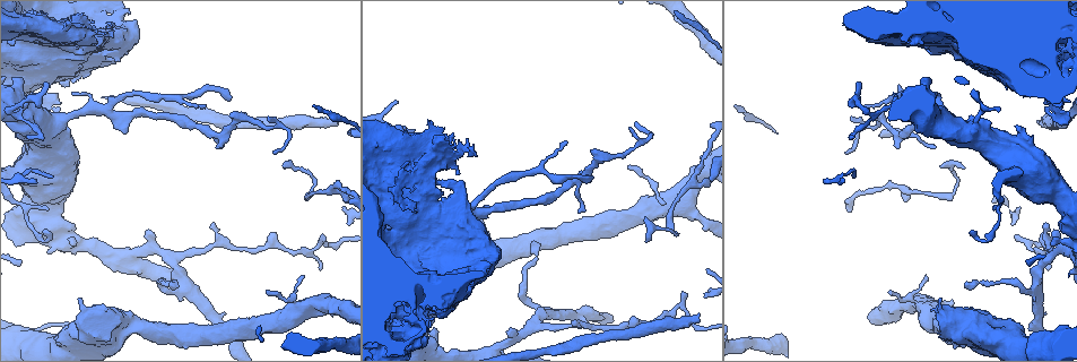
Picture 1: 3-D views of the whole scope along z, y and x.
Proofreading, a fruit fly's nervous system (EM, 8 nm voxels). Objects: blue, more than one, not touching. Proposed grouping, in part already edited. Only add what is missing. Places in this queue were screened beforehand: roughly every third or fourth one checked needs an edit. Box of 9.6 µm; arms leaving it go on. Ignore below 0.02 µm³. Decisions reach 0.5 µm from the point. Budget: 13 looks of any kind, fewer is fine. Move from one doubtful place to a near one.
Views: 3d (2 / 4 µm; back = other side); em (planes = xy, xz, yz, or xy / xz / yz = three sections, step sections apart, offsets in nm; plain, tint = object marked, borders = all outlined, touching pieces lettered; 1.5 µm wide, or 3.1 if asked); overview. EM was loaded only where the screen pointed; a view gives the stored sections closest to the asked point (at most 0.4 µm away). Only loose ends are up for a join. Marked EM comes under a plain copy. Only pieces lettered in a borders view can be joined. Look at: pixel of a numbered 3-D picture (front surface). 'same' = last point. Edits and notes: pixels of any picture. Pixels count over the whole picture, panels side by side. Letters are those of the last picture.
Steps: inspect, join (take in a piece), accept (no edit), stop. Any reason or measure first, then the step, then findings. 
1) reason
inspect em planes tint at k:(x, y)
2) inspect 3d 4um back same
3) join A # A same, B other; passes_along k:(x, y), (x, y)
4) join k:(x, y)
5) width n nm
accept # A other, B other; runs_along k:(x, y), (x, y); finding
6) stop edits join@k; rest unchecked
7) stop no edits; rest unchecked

stops while still wide
inspect em xz step 8 borders at 1:(78, 154)

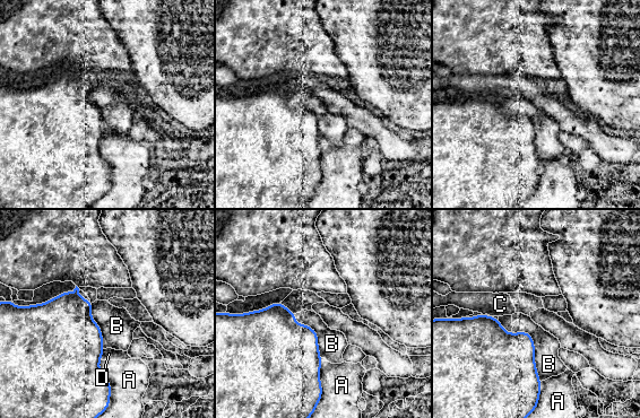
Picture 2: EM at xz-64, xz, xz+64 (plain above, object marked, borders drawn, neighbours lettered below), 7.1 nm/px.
accept # A other, B other, C other, D other; none of them fits

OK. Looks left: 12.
free end
inspect em xy step 4 tint at 1:(936, 94)

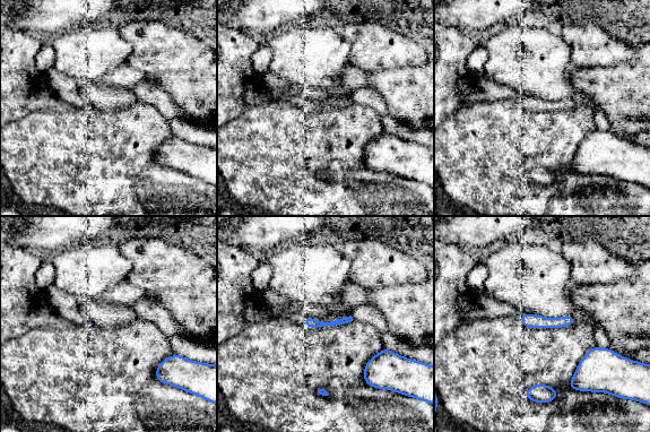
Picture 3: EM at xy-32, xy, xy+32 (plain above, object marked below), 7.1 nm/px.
another direction
inspect em planes borders same

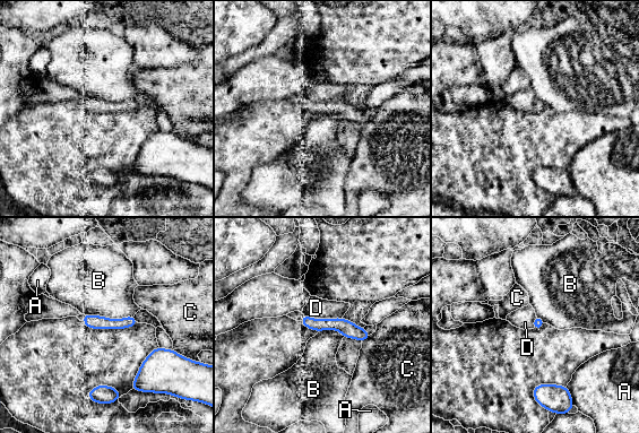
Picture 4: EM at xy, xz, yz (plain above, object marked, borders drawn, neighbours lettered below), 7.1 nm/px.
accept # A other, B other, C other, D other; border 4:(84, 313), (114, 319), (134, 315); none of them fits

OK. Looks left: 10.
thin end
inspect 3d 4um at 1:(210, 225)

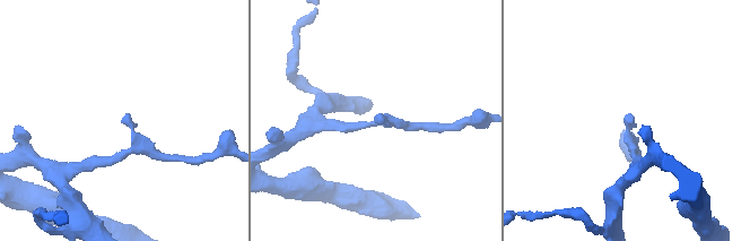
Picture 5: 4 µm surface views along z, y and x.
inspect em xz step 8 borders at 5:(380, 117)

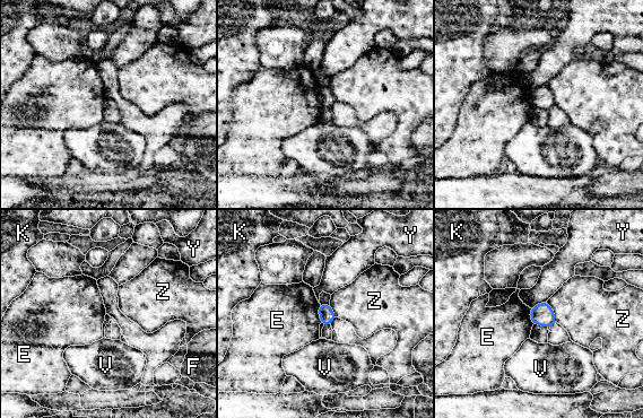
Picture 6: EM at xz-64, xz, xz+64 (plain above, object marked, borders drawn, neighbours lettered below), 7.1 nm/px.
accept # E other, F other, K other, V other, Y other, Z other; no lettered piece goes on from it

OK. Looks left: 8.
an open end
inspect 3d 4um at 1:(699, 315)

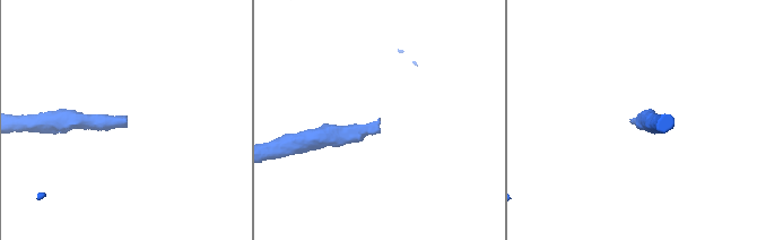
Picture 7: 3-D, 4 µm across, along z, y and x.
inspect em xy step 4 borders at 7:(378, 120)

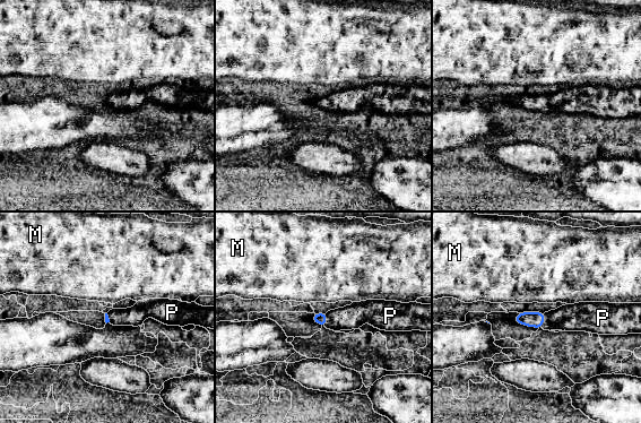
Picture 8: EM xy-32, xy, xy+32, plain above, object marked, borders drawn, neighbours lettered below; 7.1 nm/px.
inspect em planes borders same

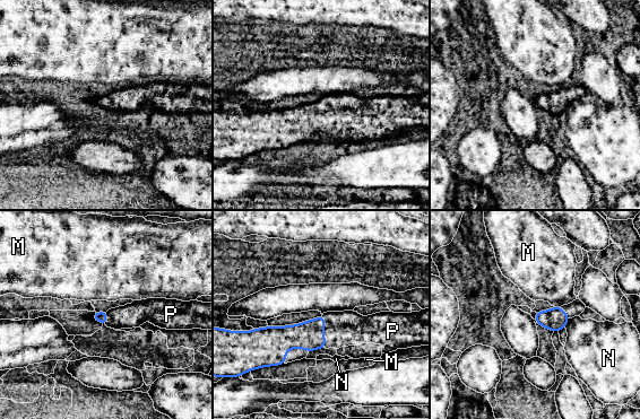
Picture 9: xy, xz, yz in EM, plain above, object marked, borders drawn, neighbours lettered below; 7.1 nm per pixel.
join P # M other, N other, P same; passes_along 9:(309, 335), (322, 331), (348, 328); it goes on there

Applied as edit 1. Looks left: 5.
see it whole again
inspect overview

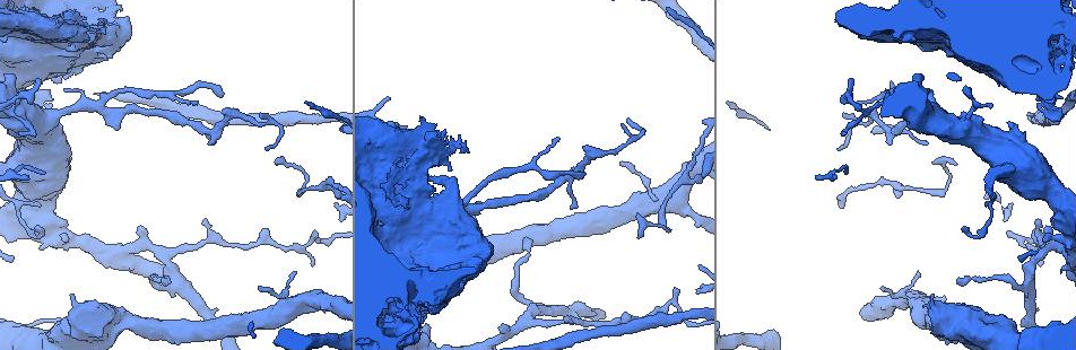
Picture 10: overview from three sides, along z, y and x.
branch stops here
inspect 3d 2um at 10:(678, 289)

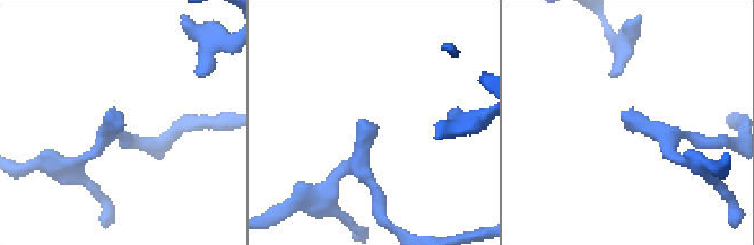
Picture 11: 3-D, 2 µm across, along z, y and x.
inspect em planes borders at 11:(628, 112)

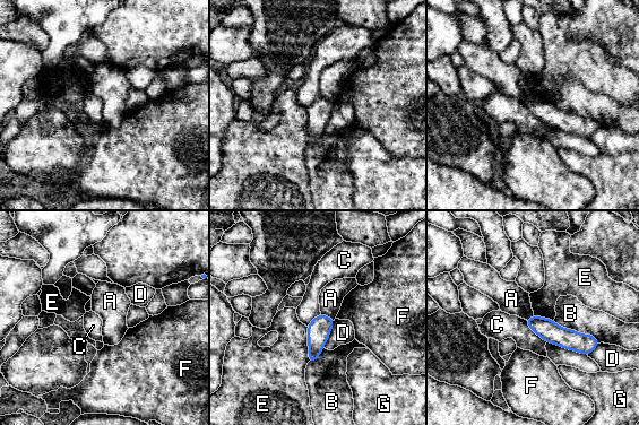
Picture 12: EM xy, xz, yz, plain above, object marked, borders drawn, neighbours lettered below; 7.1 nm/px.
longest_contact B 380 nm
accept # A other, B other, C other, D other, E other, F other, G other; runs_along 12:(529, 321), (571, 340), (595, 343); none of them fits

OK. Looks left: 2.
stop edits join@9; rest unchecked

